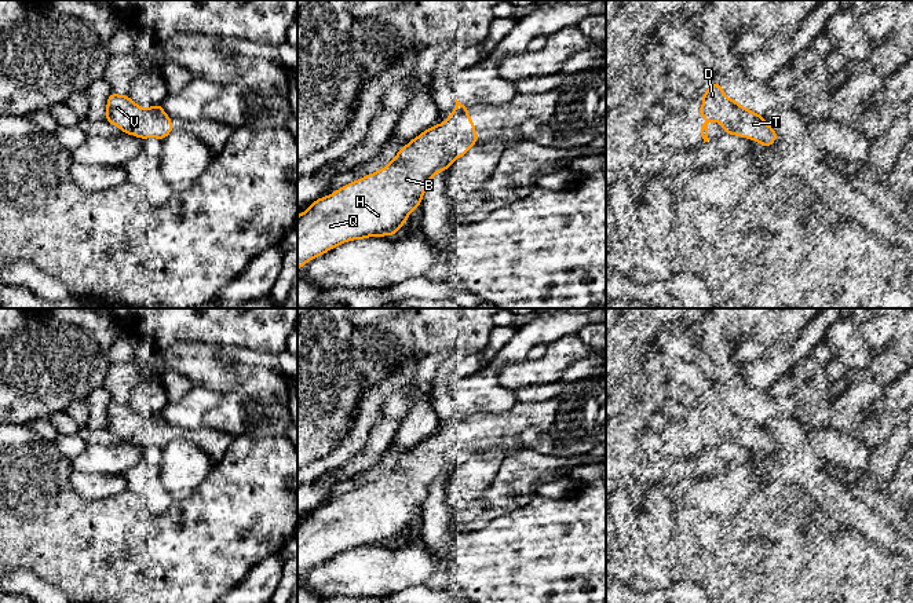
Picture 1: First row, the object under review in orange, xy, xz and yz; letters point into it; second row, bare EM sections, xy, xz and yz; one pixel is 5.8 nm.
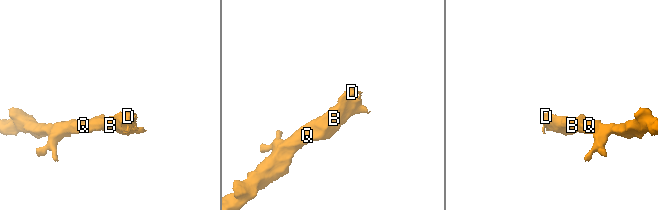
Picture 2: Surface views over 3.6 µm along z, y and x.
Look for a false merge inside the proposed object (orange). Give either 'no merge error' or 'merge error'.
no merge error

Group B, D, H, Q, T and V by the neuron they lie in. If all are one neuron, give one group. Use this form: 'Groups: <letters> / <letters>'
Groups: B D H Q T V

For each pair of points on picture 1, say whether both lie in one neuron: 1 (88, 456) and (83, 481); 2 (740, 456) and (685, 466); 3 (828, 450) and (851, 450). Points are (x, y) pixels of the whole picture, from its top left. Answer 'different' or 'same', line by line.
1: different
2: different
3: same

